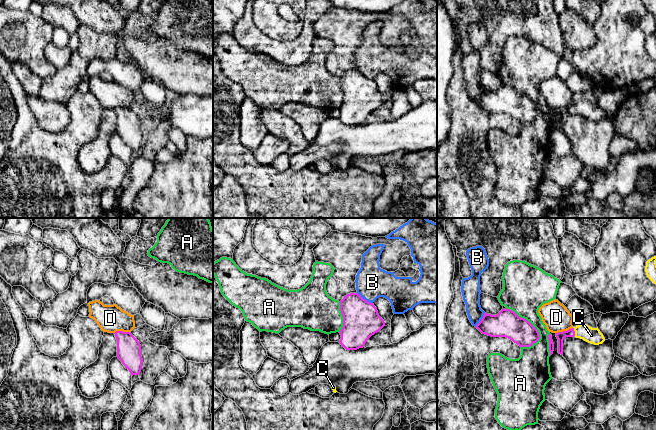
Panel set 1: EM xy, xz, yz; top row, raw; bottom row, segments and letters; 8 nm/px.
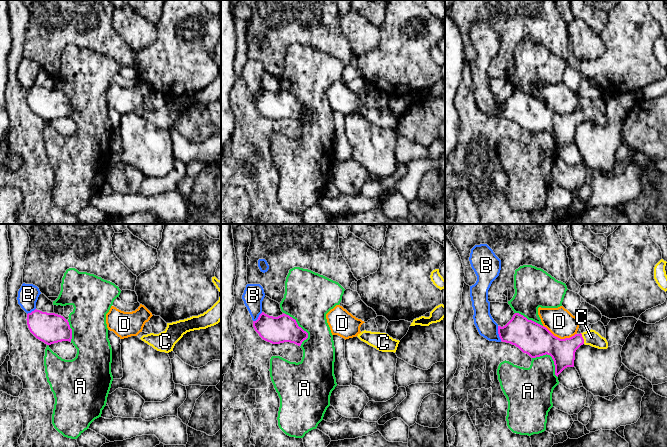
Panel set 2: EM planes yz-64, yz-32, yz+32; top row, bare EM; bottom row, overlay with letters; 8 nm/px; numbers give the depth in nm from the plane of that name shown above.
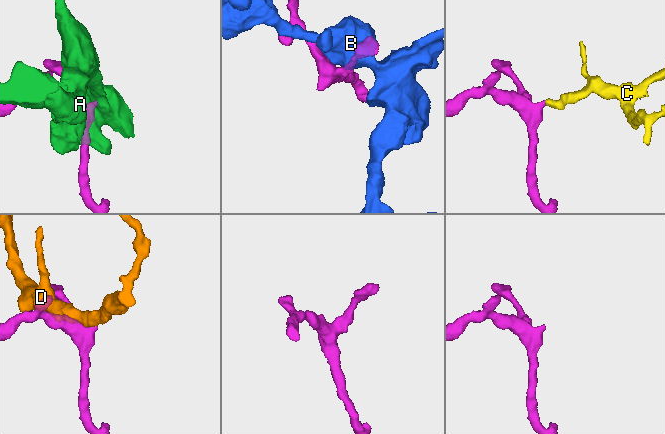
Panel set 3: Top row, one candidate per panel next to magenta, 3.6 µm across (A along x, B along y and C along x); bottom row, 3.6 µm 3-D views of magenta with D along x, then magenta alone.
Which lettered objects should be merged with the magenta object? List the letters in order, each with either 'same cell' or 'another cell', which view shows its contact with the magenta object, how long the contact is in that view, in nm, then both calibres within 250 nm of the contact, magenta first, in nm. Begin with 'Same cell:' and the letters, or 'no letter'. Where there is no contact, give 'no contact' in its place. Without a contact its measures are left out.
Same cell: C
A: another cell; contact in yz; length 380 nm; calibres 220 and 340 nm
B: another cell; contact in xz; length 160 nm; calibres 300 and 260 nm
C: same cell; contact in yz; length 70 nm; calibres 70 and 130 nm
D: another cell; contact in yz; length 140 nm; calibres 70 and 220 nm

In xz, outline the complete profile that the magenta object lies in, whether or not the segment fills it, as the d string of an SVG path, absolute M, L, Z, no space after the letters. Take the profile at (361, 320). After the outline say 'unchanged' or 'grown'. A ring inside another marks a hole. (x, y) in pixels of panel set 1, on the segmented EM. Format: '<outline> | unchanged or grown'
M358 293L344 296L340 301L340 311L343 327L339 332L339 343L346 350L363 348L367 340L385 326L374 304L363 299Z | unchanged

